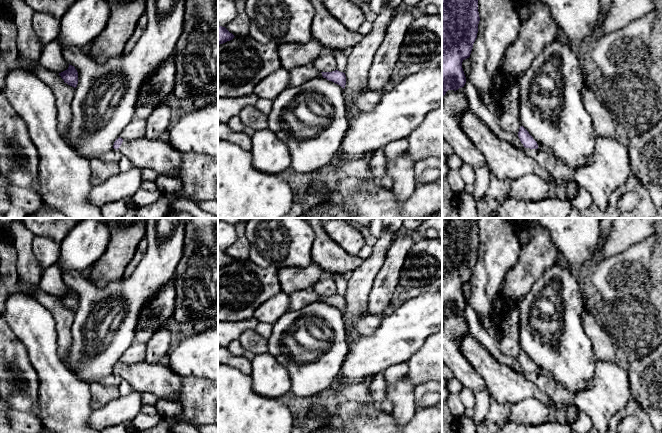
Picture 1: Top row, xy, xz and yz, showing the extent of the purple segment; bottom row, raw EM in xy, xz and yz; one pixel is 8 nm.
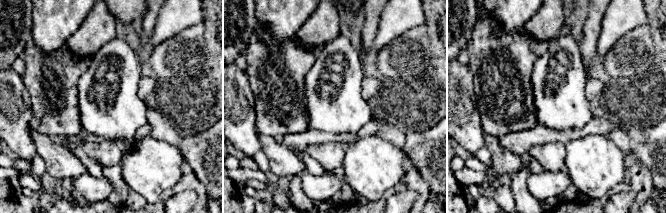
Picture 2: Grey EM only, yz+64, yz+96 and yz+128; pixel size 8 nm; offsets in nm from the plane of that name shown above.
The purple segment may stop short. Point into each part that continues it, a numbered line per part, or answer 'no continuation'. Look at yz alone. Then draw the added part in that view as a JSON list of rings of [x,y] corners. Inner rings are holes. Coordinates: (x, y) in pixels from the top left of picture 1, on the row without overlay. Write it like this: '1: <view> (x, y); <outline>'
no continuation

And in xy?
1: xy (158, 379); [[[144,360],[123,365],[118,374],[136,392],[150,393],[159,399],[180,399],[183,378],[175,374],[165,362],[148,363]]]

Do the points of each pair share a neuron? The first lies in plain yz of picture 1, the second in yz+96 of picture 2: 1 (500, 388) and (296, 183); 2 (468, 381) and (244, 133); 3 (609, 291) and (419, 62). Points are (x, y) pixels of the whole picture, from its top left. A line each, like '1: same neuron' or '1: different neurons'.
1: different neurons
2: same neuron
3: same neuron

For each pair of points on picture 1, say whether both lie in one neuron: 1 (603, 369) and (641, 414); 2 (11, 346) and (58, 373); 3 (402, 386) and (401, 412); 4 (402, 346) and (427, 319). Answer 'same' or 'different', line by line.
1: different
2: different
3: same
4: same

